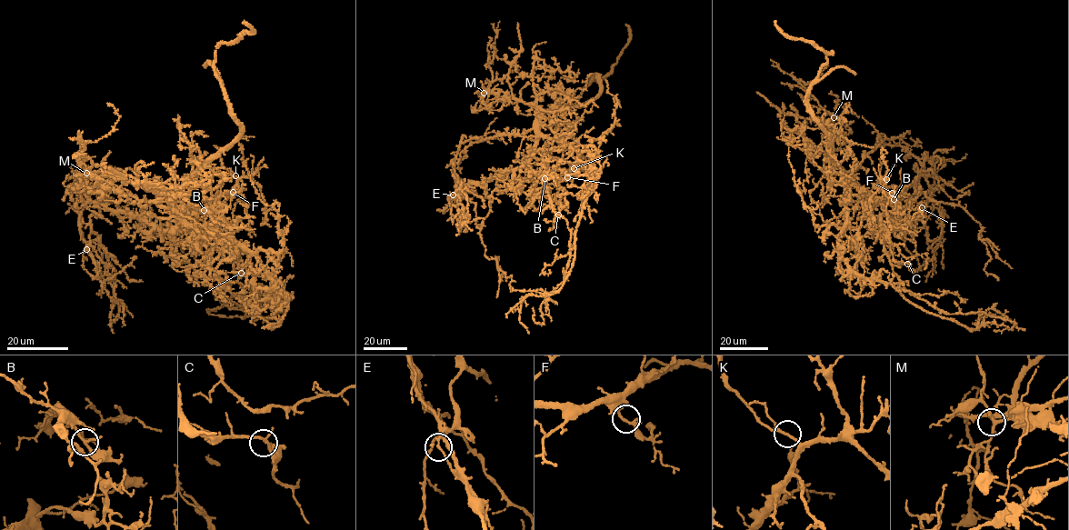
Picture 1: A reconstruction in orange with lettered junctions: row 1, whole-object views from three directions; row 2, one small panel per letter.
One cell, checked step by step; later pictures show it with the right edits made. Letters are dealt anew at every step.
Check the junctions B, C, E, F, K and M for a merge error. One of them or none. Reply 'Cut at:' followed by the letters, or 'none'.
Cut at: E

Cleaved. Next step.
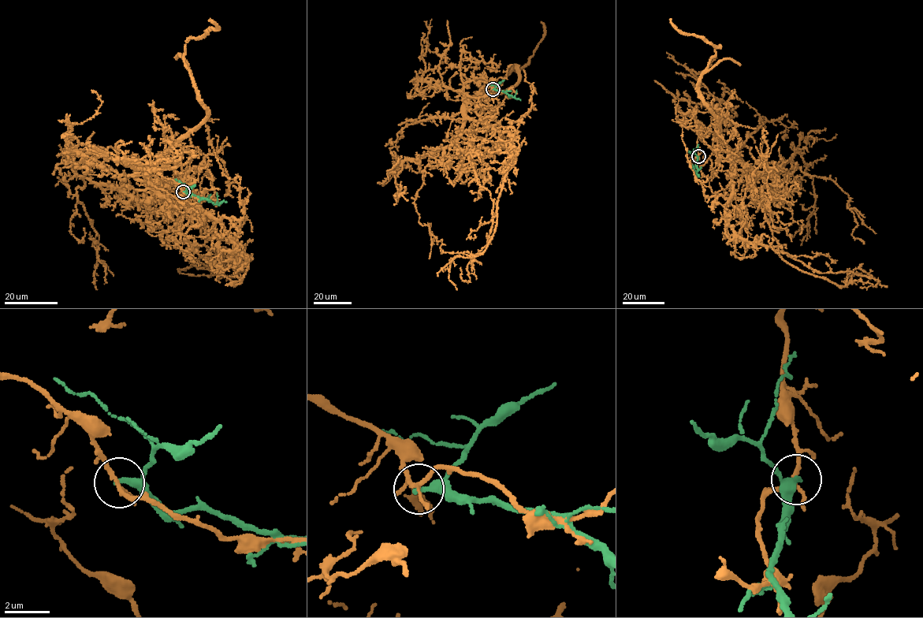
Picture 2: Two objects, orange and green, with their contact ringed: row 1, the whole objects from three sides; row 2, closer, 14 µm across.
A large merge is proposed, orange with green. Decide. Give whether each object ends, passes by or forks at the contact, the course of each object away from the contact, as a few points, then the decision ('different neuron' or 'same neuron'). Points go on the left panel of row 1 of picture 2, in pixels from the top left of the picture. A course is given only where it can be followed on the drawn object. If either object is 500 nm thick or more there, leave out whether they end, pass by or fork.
orange forks there; green ends there; orange runs (183, 191), (139, 169), (211, 214), (245, 255), (229, 277), (192, 259), (210, 264); green runs (183, 191), (216, 204), (216, 192); different neuron

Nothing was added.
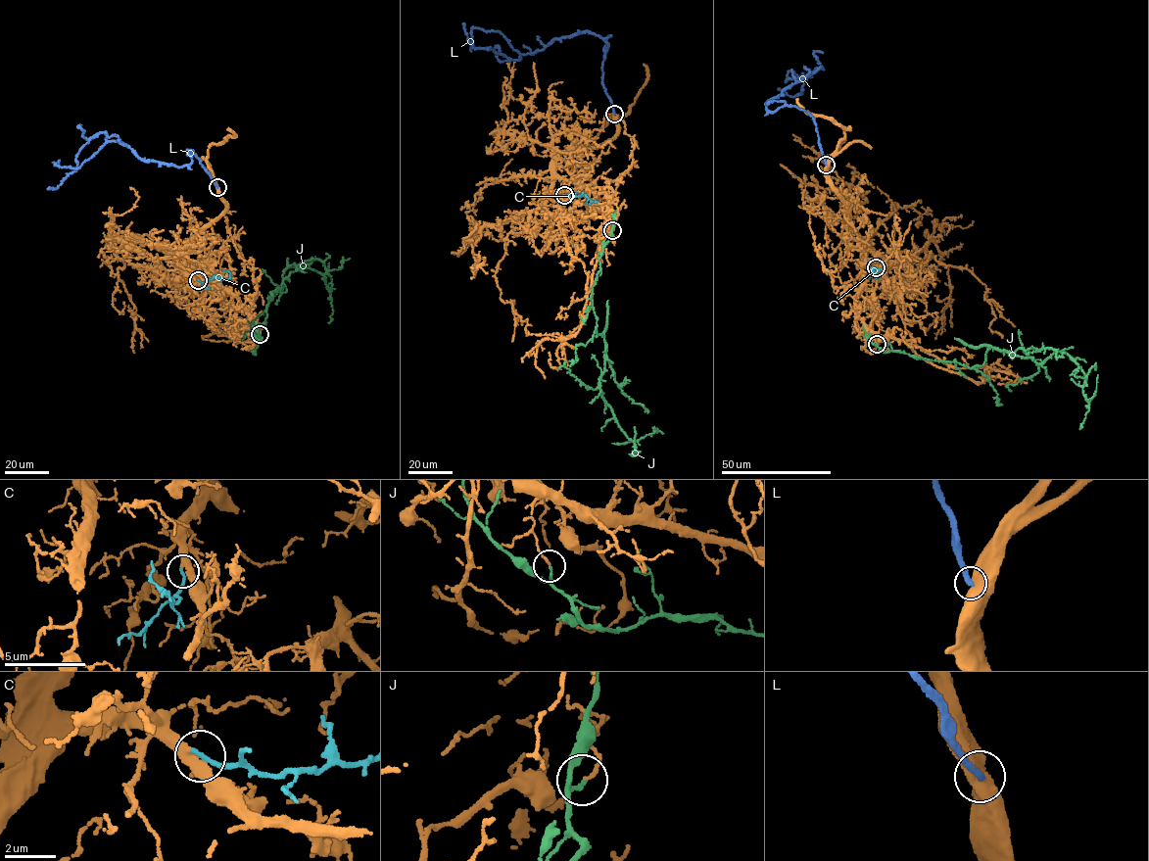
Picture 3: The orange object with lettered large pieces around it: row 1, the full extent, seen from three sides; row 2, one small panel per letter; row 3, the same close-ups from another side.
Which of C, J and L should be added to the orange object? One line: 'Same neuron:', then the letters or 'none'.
Same neuron: C

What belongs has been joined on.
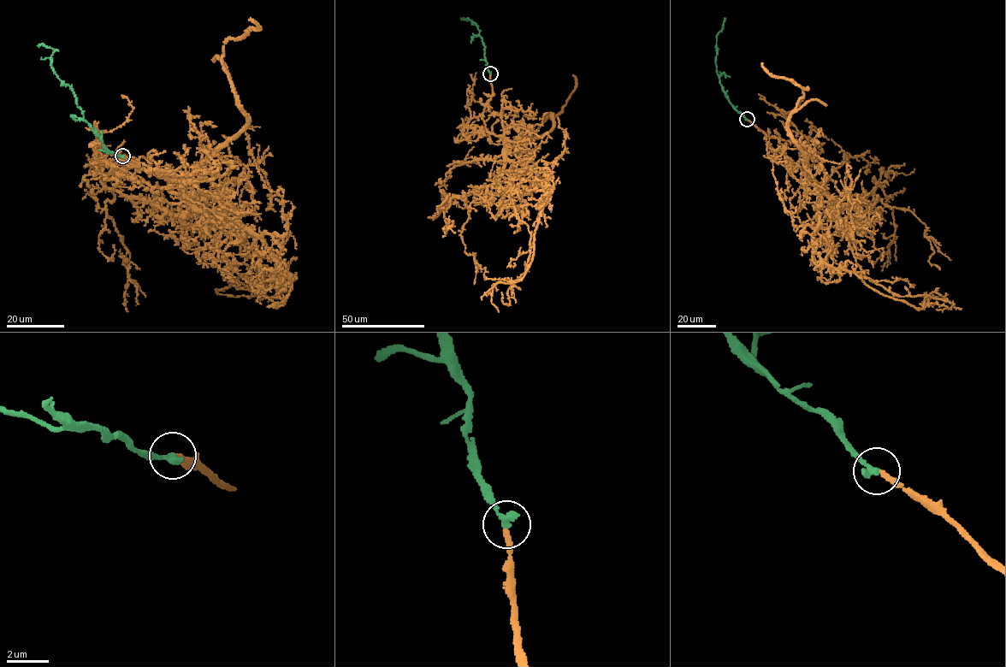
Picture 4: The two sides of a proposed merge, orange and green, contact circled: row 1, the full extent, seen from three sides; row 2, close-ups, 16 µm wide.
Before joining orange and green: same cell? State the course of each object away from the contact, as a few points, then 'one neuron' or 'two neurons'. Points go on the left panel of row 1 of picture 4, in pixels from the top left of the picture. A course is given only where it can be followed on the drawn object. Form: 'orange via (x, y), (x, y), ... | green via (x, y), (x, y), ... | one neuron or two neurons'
orange via (123, 156), (251, 229), (288, 274), (271, 298), (231, 279), (251, 284) | green via (123, 156), (104, 148), (100, 137), (83, 119), (72, 88), (53, 70), (54, 50), (38, 46) | one neuron

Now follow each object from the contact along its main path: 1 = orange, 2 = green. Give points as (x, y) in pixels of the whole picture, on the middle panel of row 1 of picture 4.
1: (490, 73), (485, 126), (502, 138), (508, 158), (546, 174), (550, 190), (525, 274), (493, 289), (498, 311)
2: (490, 73), (478, 26), (468, 18), (460, 18)

